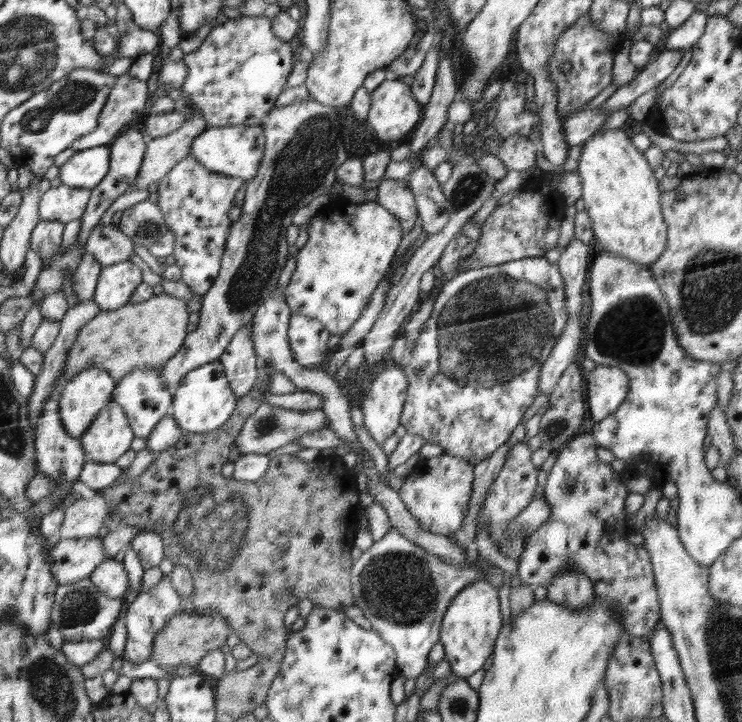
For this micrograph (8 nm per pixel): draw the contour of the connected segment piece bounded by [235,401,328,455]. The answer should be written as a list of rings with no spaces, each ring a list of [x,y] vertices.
[[[262,402],[257,410],[242,425],[235,440],[235,446],[240,448],[240,454],[262,453],[267,454],[288,446],[292,442],[297,442],[297,438],[304,436],[307,432],[314,432],[323,427],[328,427],[326,414],[322,410],[306,410],[306,412],[294,412],[294,410],[284,410],[284,408],[274,408]]]

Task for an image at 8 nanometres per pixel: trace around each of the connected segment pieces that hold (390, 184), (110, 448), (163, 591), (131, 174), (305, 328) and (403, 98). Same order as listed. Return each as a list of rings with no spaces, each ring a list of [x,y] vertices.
[[[382,178],[375,185],[378,188],[376,202],[400,219],[404,232],[408,233],[412,230],[418,214],[415,196],[409,189],[408,179],[385,180]]]
[[[110,402],[80,439],[88,460],[110,465],[130,450],[134,435],[125,408]]]
[[[166,575],[157,582],[148,592],[138,591],[124,607],[123,615],[126,618],[127,639],[124,656],[134,664],[142,664],[151,658],[154,637],[180,613],[180,605],[185,602],[178,592],[172,587],[171,575]]]
[[[133,126],[126,129],[122,135],[118,136],[112,144],[112,164],[110,165],[110,172],[106,174],[104,180],[96,188],[92,190],[92,196],[89,198],[89,205],[86,206],[84,216],[80,217],[81,228],[77,240],[81,244],[81,252],[85,252],[85,246],[88,237],[91,235],[92,229],[99,225],[100,218],[110,205],[126,191],[133,188],[133,184],[137,179],[140,167],[143,163],[145,150],[147,147],[147,139],[140,129],[135,129]]]
[[[291,314],[288,327],[288,343],[294,361],[308,370],[318,372],[332,354],[328,350],[330,331],[318,319]]]
[[[385,79],[371,92],[367,124],[381,141],[404,138],[421,121],[422,106],[400,79]]]

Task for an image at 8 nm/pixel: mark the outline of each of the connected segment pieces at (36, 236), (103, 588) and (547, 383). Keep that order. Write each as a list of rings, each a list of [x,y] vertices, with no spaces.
[[[41,220],[32,231],[29,248],[40,254],[40,258],[52,258],[60,250],[64,223]]]
[[[112,558],[107,559],[102,565],[98,565],[89,579],[106,596],[122,598],[128,588],[128,577],[126,574],[123,563]]]
[[[570,317],[563,328],[562,335],[552,348],[538,375],[538,392],[551,394],[562,374],[576,360],[582,342],[582,328],[578,317]]]

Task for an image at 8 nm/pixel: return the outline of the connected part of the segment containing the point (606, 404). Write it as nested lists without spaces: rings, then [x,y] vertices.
[[[598,365],[583,376],[588,390],[588,406],[594,422],[600,422],[616,412],[626,401],[630,379],[618,368]]]

